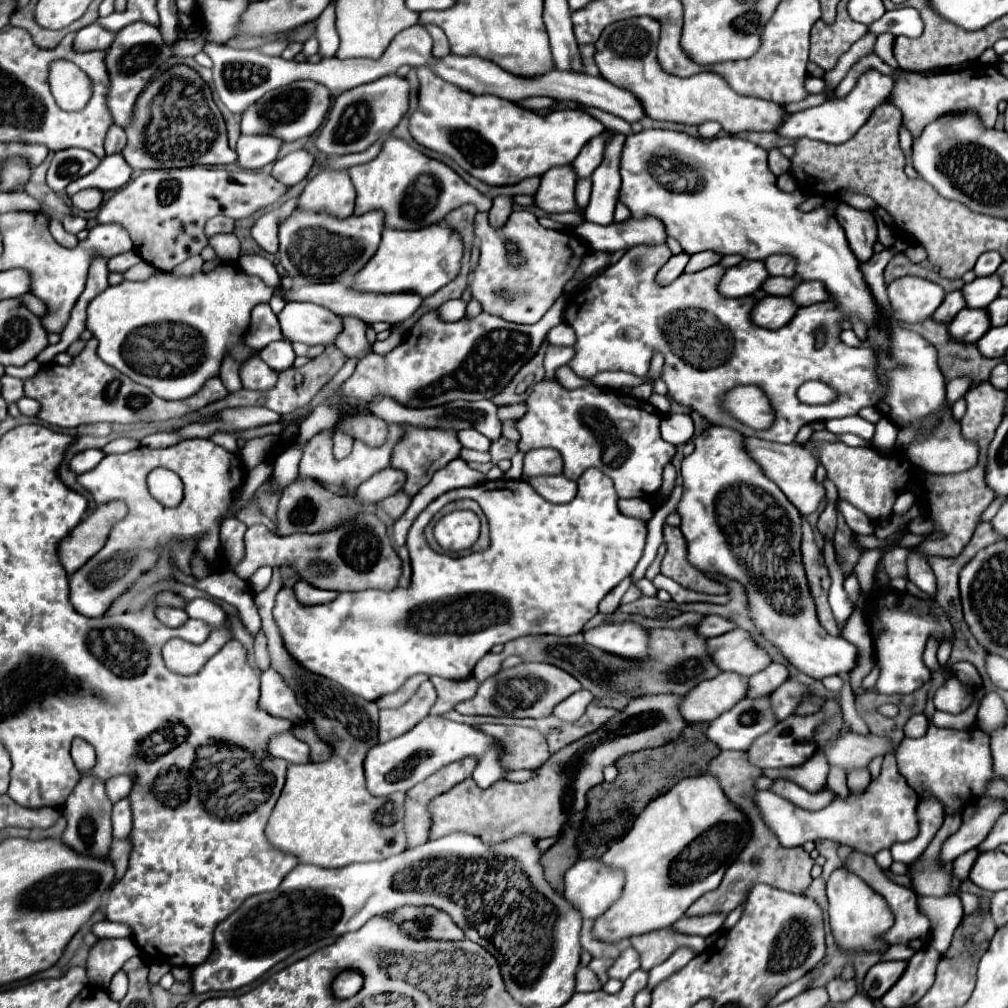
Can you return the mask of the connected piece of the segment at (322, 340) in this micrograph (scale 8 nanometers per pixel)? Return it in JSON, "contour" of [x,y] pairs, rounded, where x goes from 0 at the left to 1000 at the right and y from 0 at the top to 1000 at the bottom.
{"contour":[[[287,300],[275,313],[281,331],[289,339],[301,339],[305,343],[330,343],[334,331],[338,331],[340,319],[320,304],[307,300]]]}

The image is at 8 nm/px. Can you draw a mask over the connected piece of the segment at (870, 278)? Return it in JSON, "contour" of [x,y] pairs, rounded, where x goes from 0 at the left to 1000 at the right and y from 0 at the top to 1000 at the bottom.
{"contour":[[[878,246],[876,250],[866,252],[866,256],[864,256],[862,260],[854,262],[856,274],[858,274],[858,278],[860,278],[862,286],[864,286],[864,290],[866,290],[866,294],[868,294],[870,302],[874,300],[876,308],[882,310],[882,312],[884,312],[884,304],[882,304],[880,290],[878,290],[880,284],[878,284],[878,280],[876,280],[876,268],[878,268],[878,264],[880,264],[890,252],[894,252],[894,250],[888,248],[888,246]]]}

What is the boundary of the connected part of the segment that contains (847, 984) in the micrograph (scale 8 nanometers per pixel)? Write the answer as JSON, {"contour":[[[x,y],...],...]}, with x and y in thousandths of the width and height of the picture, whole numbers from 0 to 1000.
{"contour":[[[830,968],[830,970],[822,972],[820,984],[822,984],[822,990],[824,990],[826,994],[838,992],[838,990],[844,990],[844,988],[850,984],[850,974],[848,974],[848,970],[836,972],[834,968]]]}

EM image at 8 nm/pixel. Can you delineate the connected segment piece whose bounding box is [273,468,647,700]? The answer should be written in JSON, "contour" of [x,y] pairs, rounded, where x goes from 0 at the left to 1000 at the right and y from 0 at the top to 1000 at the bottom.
{"contour":[[[590,464],[576,470],[574,488],[564,500],[543,498],[521,476],[491,476],[461,484],[461,494],[475,498],[485,516],[487,542],[479,548],[456,553],[430,548],[420,534],[420,526],[430,510],[436,508],[436,500],[445,500],[451,492],[459,494],[459,486],[453,484],[438,490],[412,514],[404,532],[410,563],[404,583],[390,583],[386,587],[376,583],[338,587],[330,597],[318,601],[299,601],[289,583],[279,583],[273,593],[271,613],[287,651],[299,657],[303,665],[318,669],[362,694],[374,694],[380,688],[392,687],[410,669],[465,673],[471,659],[491,639],[523,630],[562,632],[576,627],[578,619],[592,609],[596,593],[618,573],[626,571],[638,552],[642,518],[624,514],[612,506],[608,478]]]}

